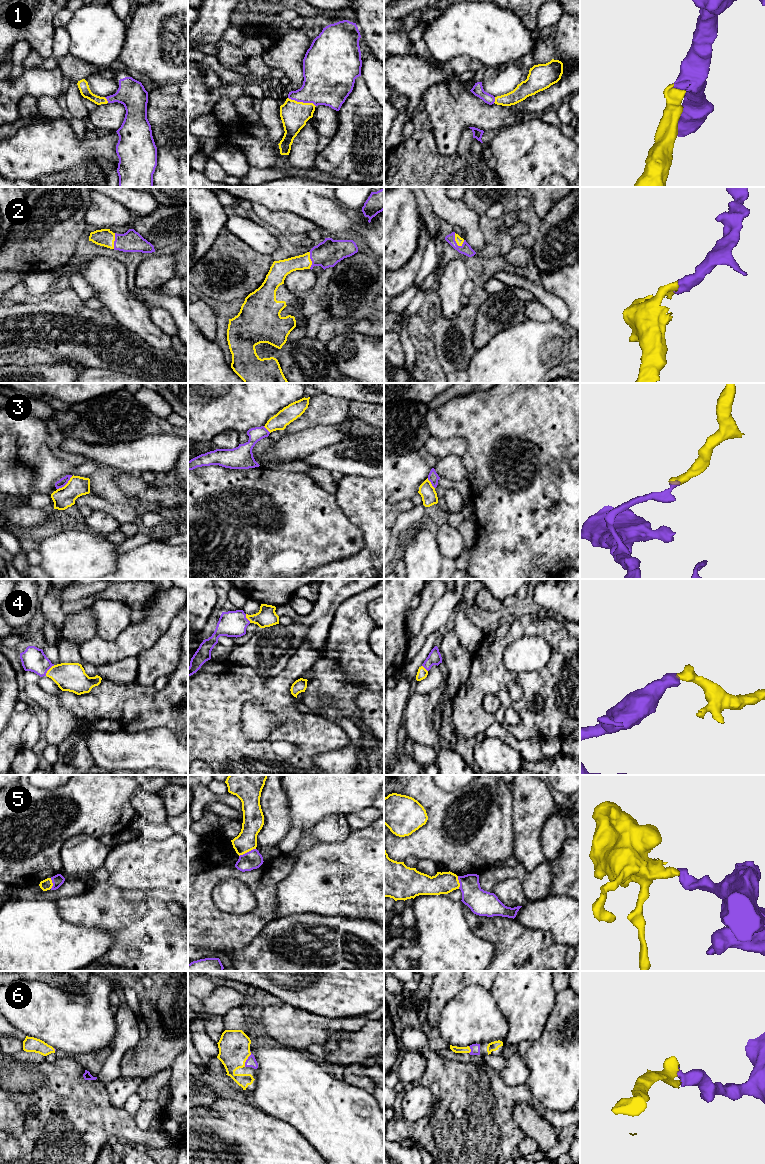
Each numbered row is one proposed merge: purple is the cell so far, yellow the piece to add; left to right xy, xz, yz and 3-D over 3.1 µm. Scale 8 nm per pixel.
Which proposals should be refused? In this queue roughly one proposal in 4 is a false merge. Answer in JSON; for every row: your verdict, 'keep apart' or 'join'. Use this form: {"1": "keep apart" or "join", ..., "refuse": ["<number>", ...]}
{"1": "join", "2": "join", "3": "keep apart", "4": "join", "5": "keep apart", "6": "join", "refuse": ["3", "5"]}

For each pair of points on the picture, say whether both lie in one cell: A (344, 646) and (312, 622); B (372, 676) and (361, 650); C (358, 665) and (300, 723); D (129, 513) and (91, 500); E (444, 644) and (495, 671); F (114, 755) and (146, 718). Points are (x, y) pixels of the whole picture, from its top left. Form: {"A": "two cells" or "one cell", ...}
{"A": "two cells", "B": "one cell", "C": "two cells", "D": "one cell", "E": "two cells", "F": "two cells"}

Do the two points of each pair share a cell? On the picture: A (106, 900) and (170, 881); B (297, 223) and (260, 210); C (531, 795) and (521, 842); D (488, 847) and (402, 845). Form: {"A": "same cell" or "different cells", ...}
{"A": "different cells", "B": "same cell", "C": "same cell", "D": "same cell"}

